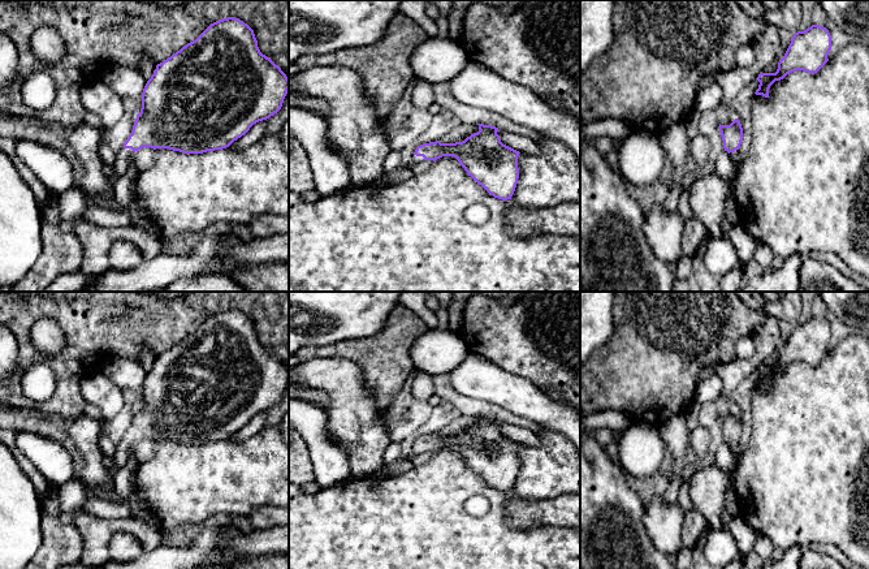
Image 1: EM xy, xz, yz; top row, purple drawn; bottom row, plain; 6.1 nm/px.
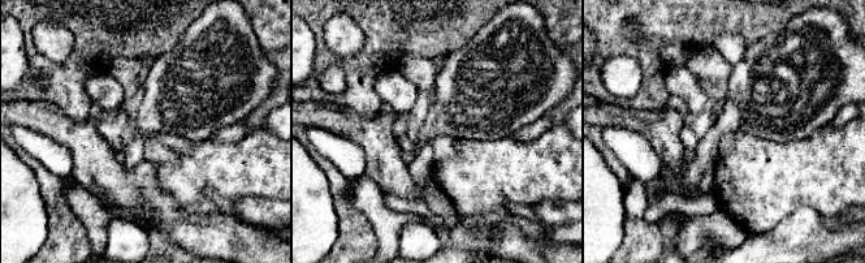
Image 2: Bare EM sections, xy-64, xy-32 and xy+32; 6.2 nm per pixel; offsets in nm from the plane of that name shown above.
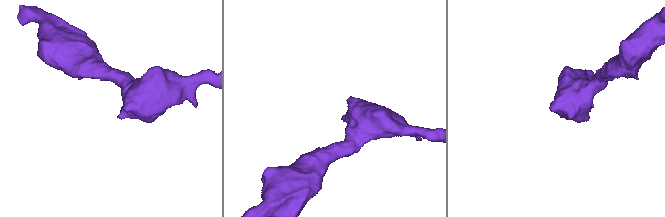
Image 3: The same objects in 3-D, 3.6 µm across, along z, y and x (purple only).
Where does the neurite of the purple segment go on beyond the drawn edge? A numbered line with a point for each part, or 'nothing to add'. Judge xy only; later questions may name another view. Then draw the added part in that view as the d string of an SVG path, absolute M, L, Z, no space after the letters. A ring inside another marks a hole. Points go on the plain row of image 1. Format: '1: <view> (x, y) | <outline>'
1: xy (124, 448) | M122 439L117 445L114 445L113 465L108 467L111 478L117 473L121 473L122 467L127 462L129 454L133 453L134 443L131 440Z

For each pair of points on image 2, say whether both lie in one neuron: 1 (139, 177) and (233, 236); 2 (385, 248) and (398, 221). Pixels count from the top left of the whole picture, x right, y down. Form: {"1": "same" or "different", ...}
{"1": "same", "2": "same"}

